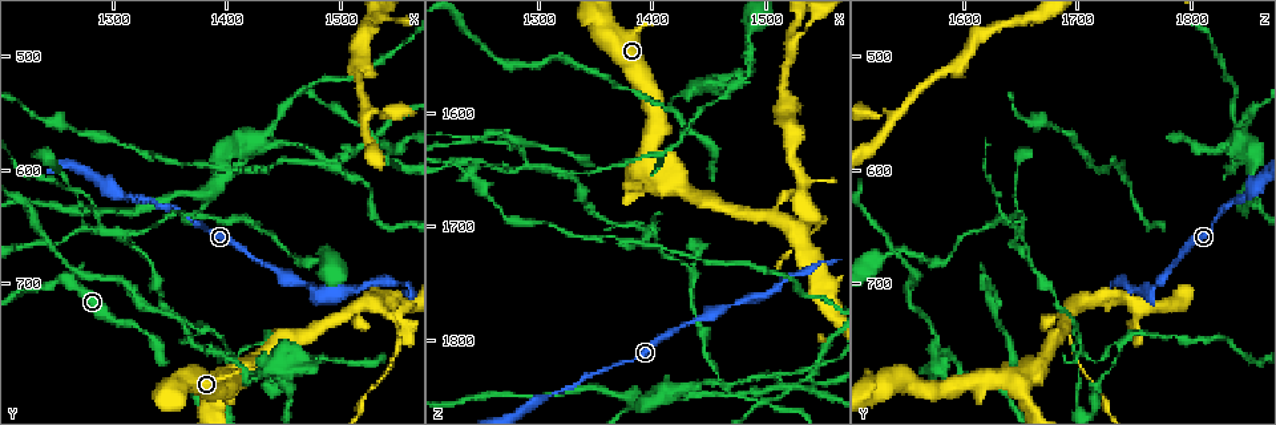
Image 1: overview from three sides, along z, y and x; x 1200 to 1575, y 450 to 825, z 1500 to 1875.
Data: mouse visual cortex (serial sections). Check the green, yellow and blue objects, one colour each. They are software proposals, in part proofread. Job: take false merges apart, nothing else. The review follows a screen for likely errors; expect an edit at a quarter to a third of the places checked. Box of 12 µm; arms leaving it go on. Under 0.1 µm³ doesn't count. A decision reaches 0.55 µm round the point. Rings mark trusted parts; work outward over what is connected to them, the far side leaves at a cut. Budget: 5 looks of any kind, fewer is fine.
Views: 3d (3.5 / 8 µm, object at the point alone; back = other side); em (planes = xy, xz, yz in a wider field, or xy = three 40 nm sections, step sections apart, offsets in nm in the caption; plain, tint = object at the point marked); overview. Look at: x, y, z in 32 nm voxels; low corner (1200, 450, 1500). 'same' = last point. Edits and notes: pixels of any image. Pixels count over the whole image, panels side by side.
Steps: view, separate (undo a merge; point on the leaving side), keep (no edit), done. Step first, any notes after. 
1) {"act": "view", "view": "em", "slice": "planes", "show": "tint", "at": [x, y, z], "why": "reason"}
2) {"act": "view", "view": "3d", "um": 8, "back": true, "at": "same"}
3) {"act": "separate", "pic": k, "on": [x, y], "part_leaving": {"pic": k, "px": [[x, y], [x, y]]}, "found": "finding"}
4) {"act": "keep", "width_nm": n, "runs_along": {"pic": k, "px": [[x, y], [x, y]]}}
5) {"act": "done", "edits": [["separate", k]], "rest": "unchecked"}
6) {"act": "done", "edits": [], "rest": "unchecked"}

{"act": "view", "view": "3d", "um": 3.5, "at": [1258, 696, 1622], "why": "sharp bend"}

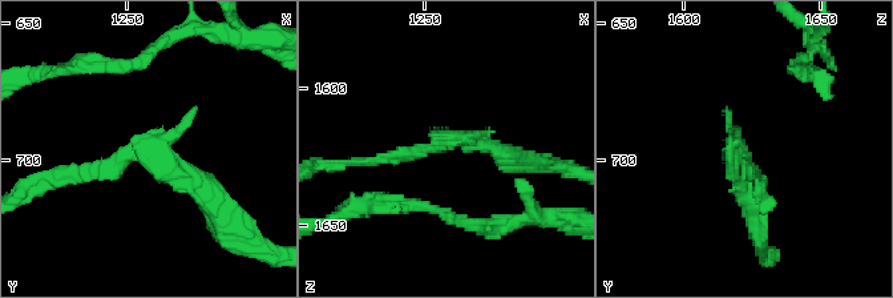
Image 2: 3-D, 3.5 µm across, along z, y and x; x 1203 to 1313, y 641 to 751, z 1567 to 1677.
{"act": "view", "view": "em", "slice": "xy", "step": 2, "show": "tint", "at": [1256, 693, 1619], "why": "shape alone is not enough"}

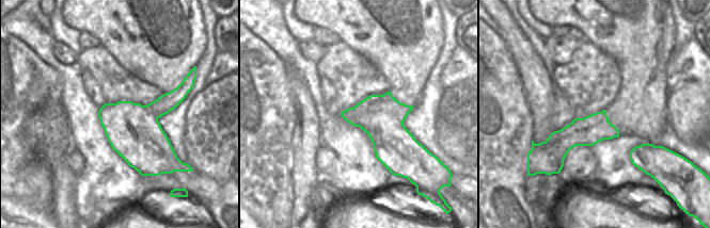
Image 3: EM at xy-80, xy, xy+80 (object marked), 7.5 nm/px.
{"act": "separate", "pic": 2, "on": [101, 174], "width_nm": 340, "part_leaving": {"pic": 2, "px": [[132, 150], [114, 166], [37, 180]]}, "found": "two cells meet here"}

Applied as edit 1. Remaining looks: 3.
{"act": "view", "view": "3d", "um": 3.5, "at": [1388, 794, 1650], "why": "a fork"}

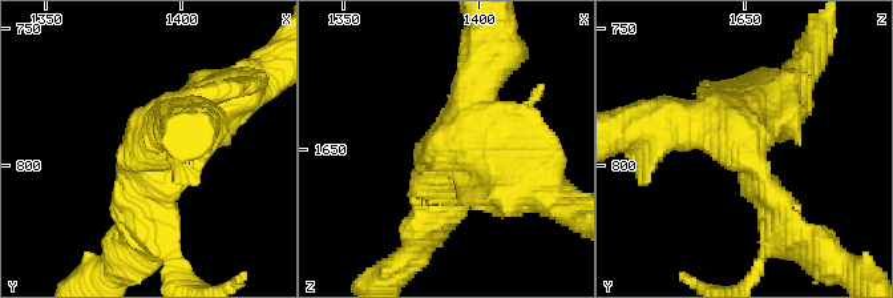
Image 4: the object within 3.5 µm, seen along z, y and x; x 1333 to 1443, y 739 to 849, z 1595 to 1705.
{"act": "view", "view": "em", "slice": "xy", "step": 1, "show": "tint", "at": [1390, 792, 1648]}

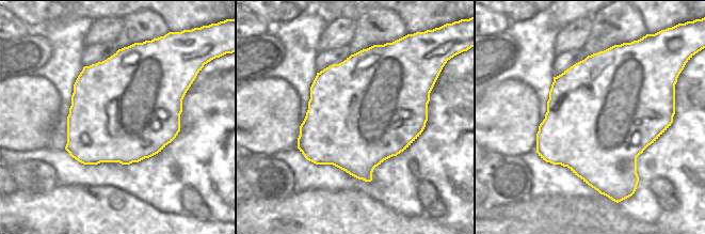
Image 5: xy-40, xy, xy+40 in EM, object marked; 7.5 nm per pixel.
{"act": "keep", "runs_along": {"pic": 4, "px": [[488, 55], [467, 140], [528, 188]]}, "found": "continuous, no second cell"}

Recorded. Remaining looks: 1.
{"act": "done", "edits": [["separate", 2]], "rest": "unchecked"}

